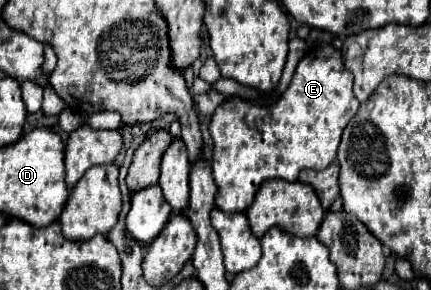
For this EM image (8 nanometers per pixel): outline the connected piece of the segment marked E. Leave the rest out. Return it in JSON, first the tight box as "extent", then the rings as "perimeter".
{"extent":[210,45,360,211],"perimeter":[[[320,45],[306,53],[306,57],[298,63],[288,89],[276,103],[262,107],[240,97],[228,97],[220,107],[216,107],[210,121],[210,135],[214,141],[212,175],[218,185],[216,207],[224,211],[246,211],[252,205],[262,181],[294,181],[302,169],[326,169],[332,165],[336,161],[342,131],[356,115],[358,105],[360,103],[352,93],[352,77],[342,65],[340,51],[332,45]]]}

